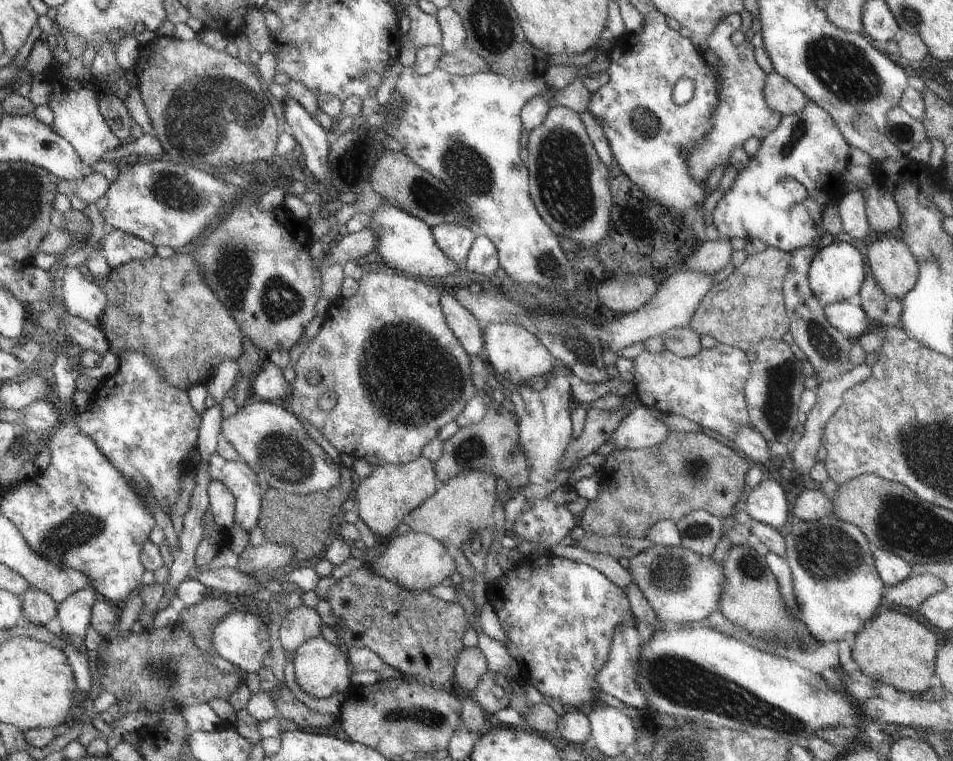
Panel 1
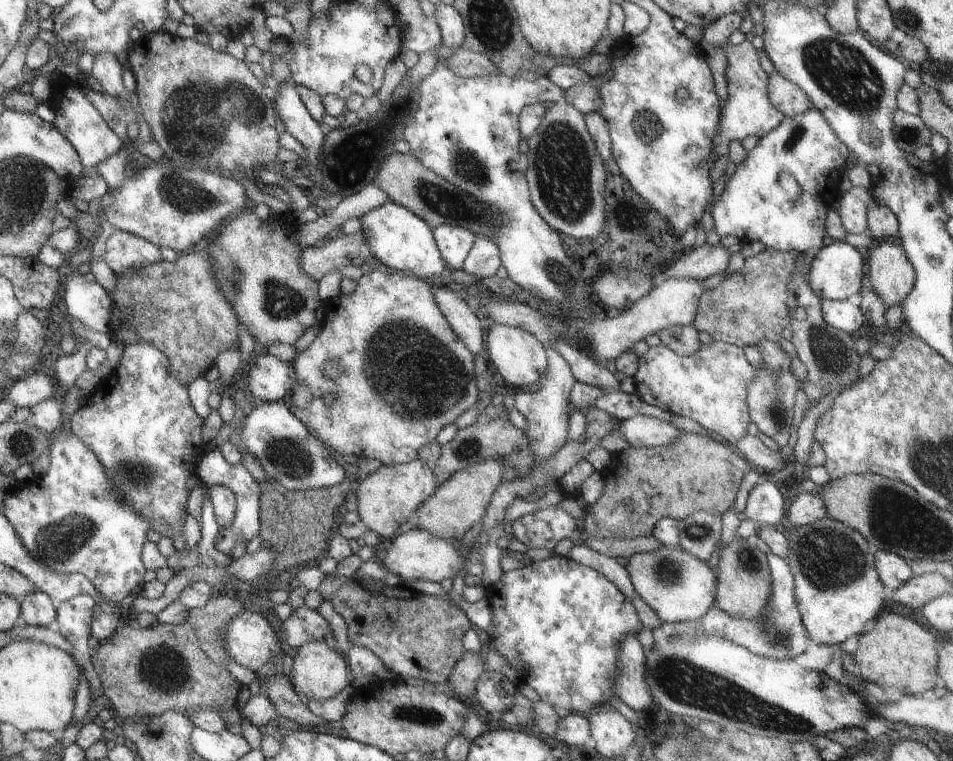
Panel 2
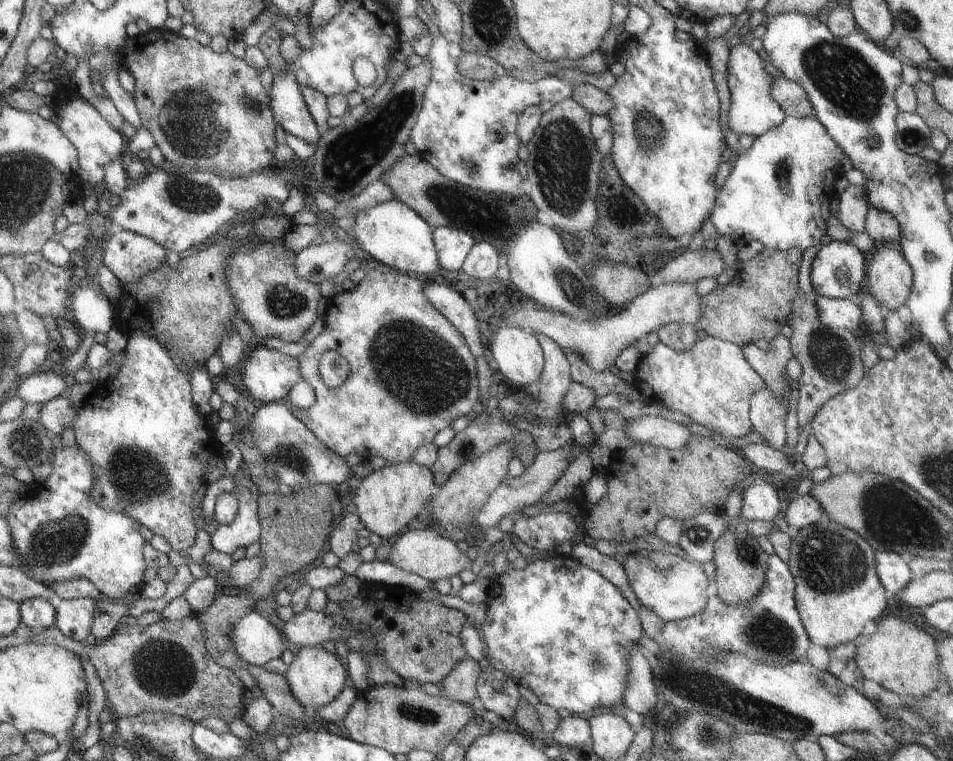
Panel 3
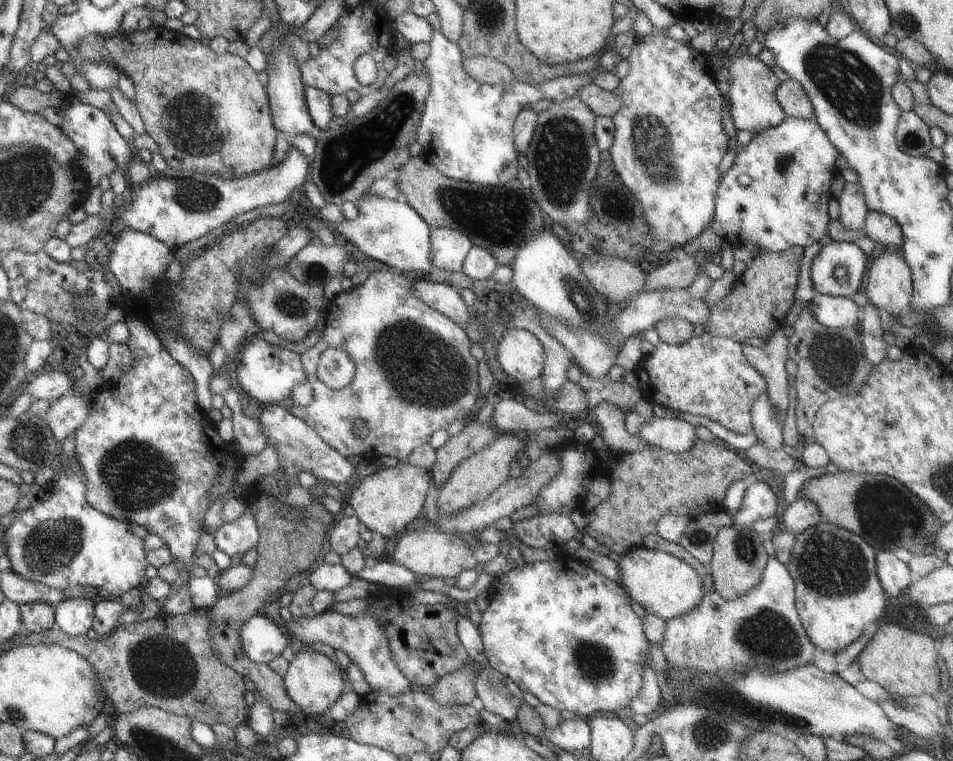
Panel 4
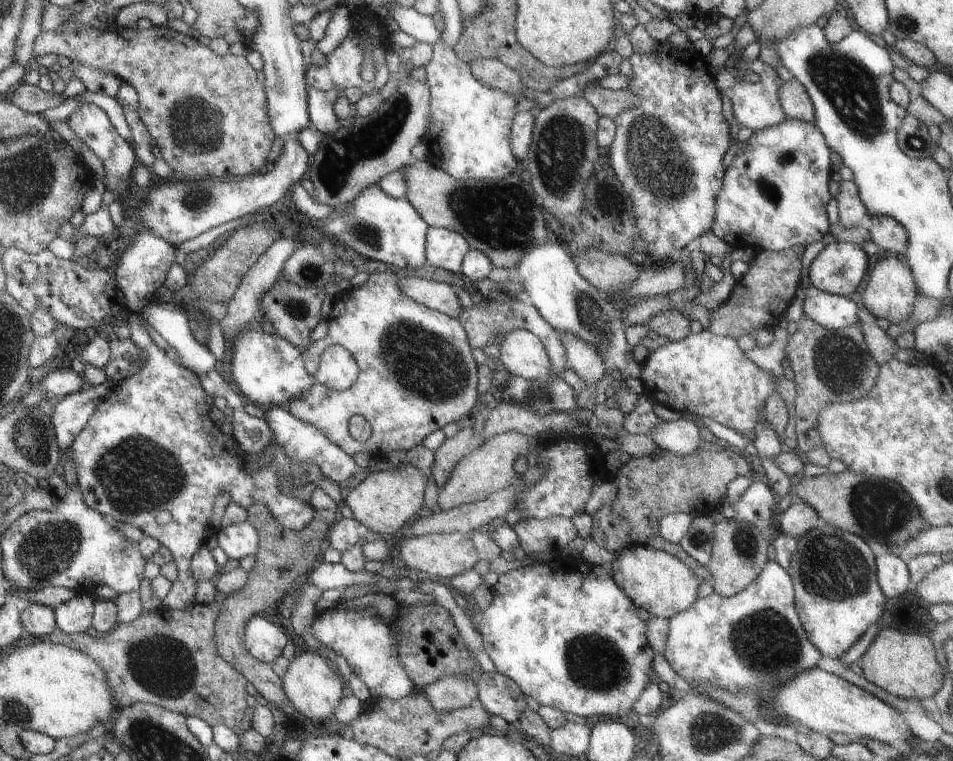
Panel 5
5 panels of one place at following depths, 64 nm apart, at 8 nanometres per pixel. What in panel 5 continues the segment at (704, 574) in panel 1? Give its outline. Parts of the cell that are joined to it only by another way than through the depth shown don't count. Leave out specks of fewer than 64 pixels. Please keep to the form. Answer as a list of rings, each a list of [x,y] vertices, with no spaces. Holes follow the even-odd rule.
[[[645,546],[623,548],[615,554],[615,560],[609,564],[613,582],[625,592],[625,596],[637,606],[647,610],[653,618],[669,618],[679,612],[685,612],[693,602],[697,602],[697,576],[681,562],[679,558]]]

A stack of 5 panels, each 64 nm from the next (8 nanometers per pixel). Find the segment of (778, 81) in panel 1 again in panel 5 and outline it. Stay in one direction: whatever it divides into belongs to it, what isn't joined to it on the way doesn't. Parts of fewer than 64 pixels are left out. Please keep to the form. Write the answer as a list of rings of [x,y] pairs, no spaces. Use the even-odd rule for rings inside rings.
[[[797,80],[783,82],[777,96],[779,96],[779,104],[781,104],[787,120],[801,120],[801,122],[811,122],[811,124],[815,122],[811,98]]]

